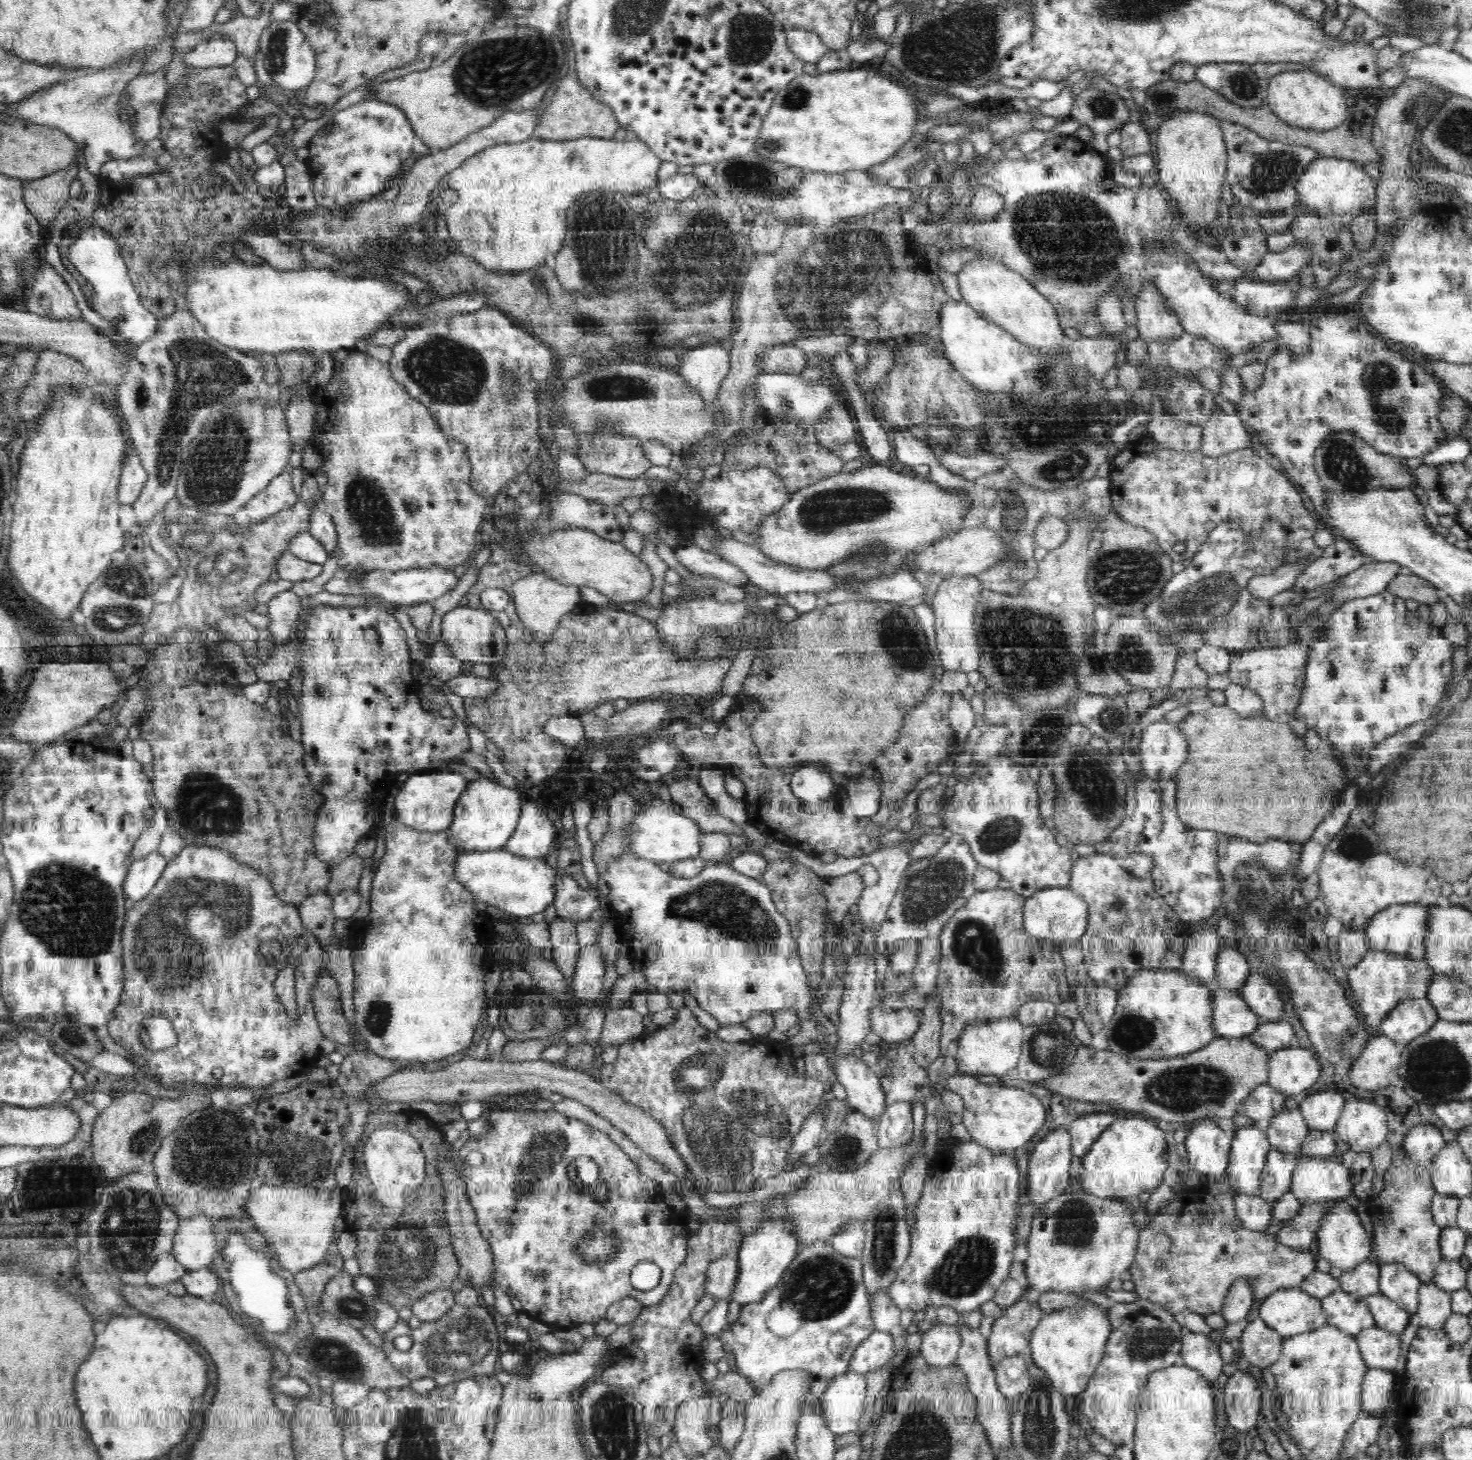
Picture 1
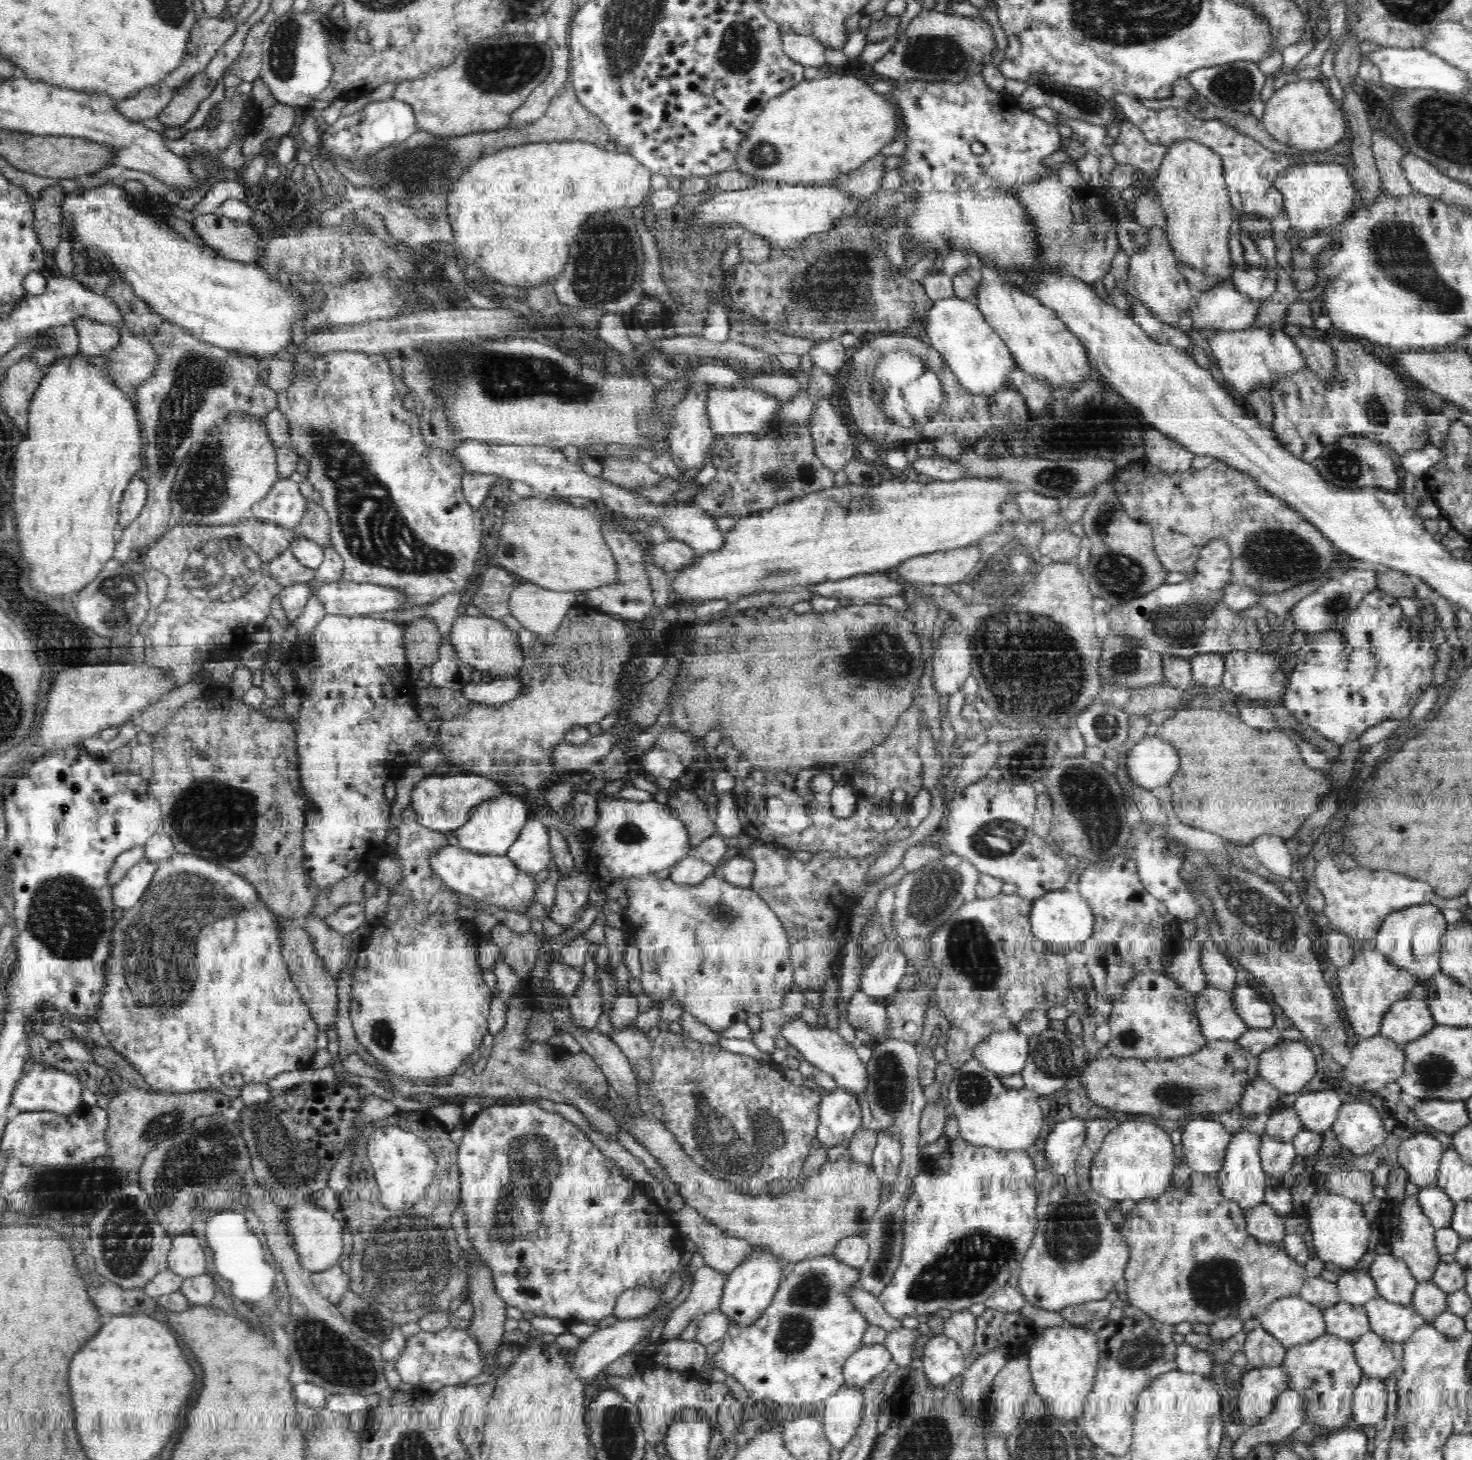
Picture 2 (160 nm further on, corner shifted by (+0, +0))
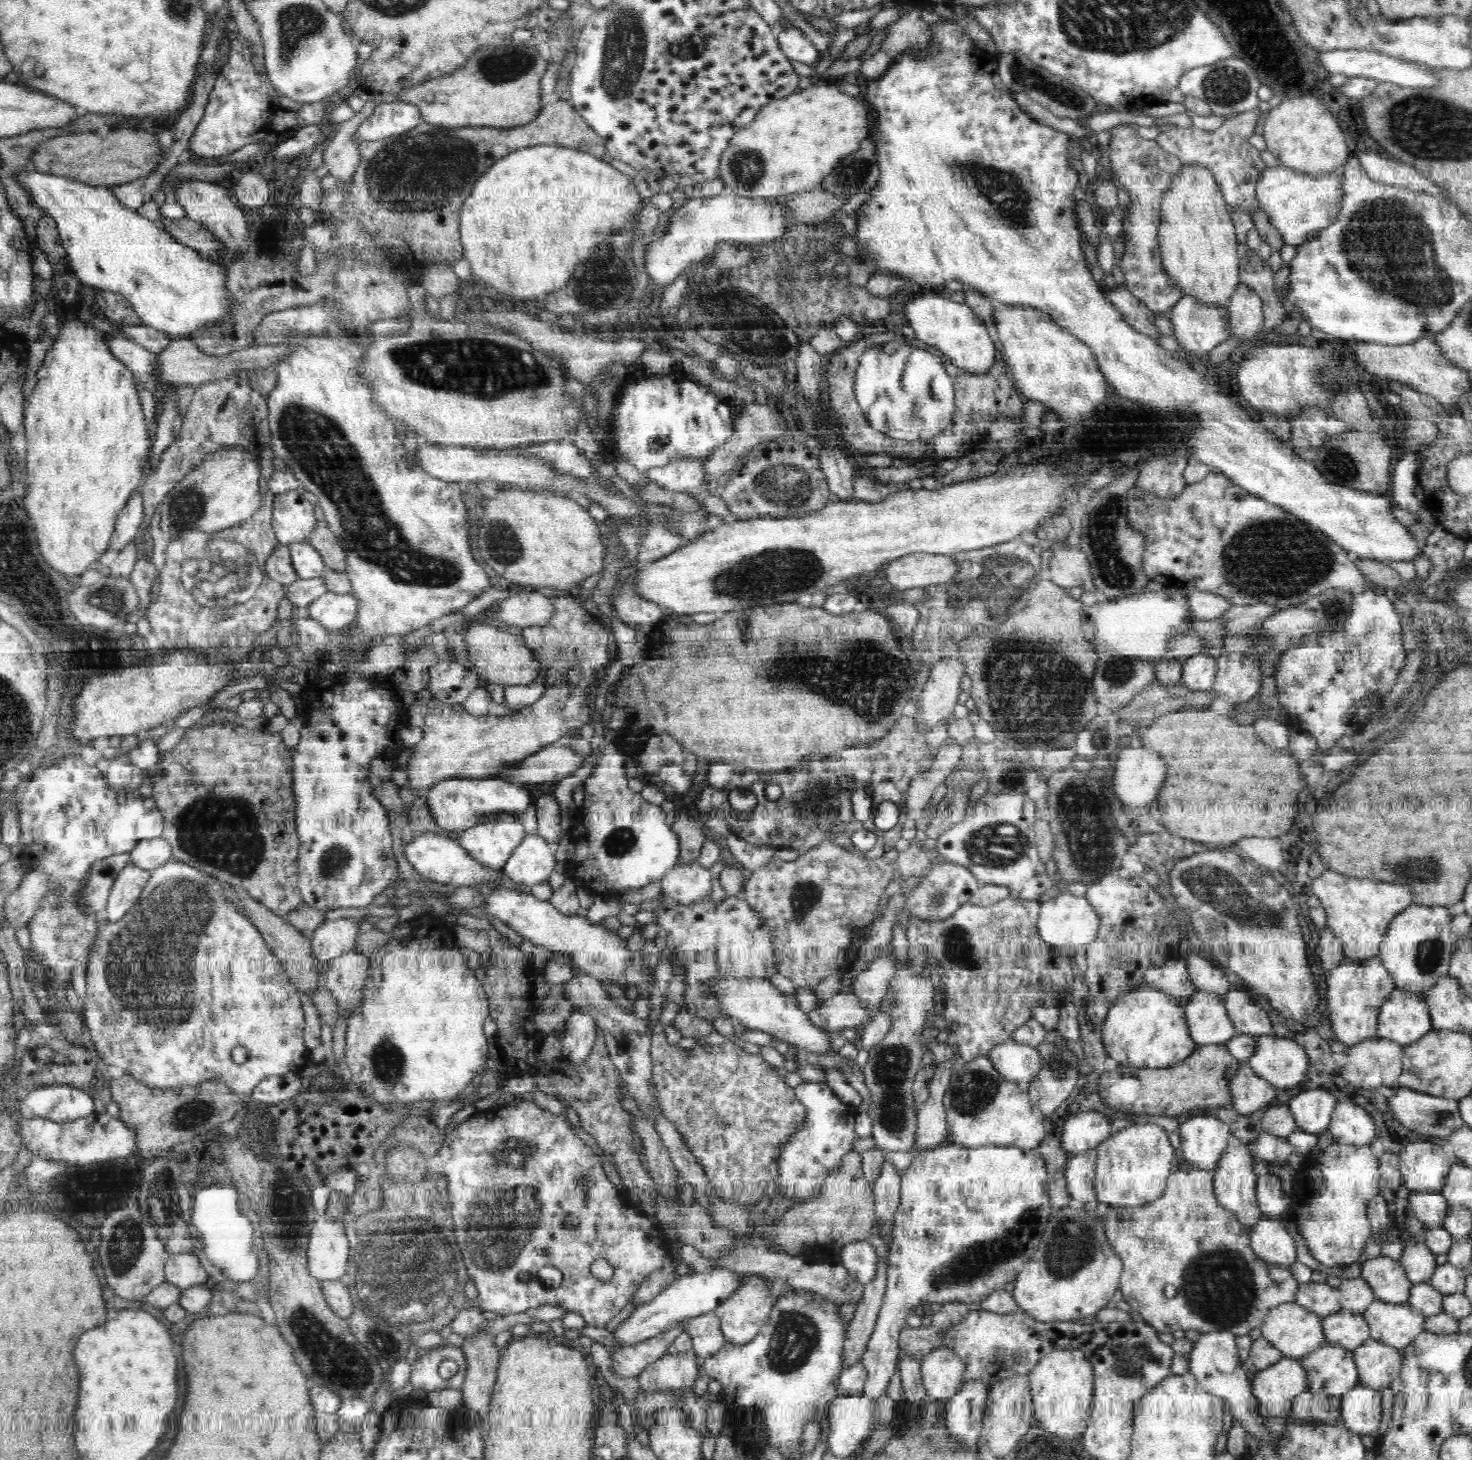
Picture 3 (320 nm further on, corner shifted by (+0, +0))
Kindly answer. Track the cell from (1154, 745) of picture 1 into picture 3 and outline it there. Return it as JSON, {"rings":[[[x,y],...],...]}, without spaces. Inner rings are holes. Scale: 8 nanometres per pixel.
{"rings":[[[1130,747],[1119,751],[1114,756],[1114,759],[1116,770],[1114,770],[1114,778],[1112,780],[1112,792],[1114,793],[1113,796],[1118,798],[1124,805],[1123,810],[1130,812],[1130,810],[1148,806],[1158,796],[1158,792],[1162,788],[1162,780],[1166,776],[1164,760],[1156,752],[1152,752],[1152,750]]]}

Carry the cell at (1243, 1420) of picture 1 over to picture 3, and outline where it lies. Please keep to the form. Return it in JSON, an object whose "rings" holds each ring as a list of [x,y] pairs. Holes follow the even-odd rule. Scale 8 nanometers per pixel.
{"rings":[[[1283,1357],[1256,1373],[1251,1392],[1258,1399],[1258,1412],[1266,1416],[1288,1417],[1294,1398],[1307,1391],[1306,1372],[1298,1359]]]}

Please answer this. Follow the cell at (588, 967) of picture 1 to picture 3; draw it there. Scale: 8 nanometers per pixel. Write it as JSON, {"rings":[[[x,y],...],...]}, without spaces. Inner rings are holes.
{"rings":[[[575,1007],[563,1029],[561,1058],[575,1066],[581,1066],[590,1058],[590,1052],[594,1048],[598,1036],[597,1023],[592,1015]]]}

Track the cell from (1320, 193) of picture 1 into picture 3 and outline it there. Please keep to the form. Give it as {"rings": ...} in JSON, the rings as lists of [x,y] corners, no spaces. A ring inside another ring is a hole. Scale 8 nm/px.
{"rings":[[[1285,166],[1266,167],[1256,184],[1257,199],[1262,212],[1265,212],[1270,222],[1282,235],[1284,245],[1297,247],[1310,240],[1327,226],[1336,220],[1341,202],[1343,201],[1344,189],[1339,175],[1326,171],[1322,175],[1314,175],[1308,171],[1292,170]]]}

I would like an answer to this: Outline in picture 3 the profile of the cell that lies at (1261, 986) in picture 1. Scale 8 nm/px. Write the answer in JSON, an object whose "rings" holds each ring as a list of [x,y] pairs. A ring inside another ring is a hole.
{"rings":[[[1245,989],[1245,992],[1240,990],[1229,990],[1224,996],[1226,1010],[1229,1011],[1230,1019],[1233,1020],[1233,1025],[1236,1034],[1252,1034],[1254,1036],[1268,1035],[1272,1030],[1272,1023],[1266,1010],[1260,1008],[1254,1001],[1254,997]]]}

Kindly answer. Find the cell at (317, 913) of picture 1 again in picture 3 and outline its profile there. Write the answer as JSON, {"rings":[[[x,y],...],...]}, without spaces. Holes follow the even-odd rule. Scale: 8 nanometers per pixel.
{"rings":[[[348,950],[326,964],[323,985],[336,998],[340,1012],[348,1014],[361,1003],[363,980],[366,979],[366,958],[368,956]]]}

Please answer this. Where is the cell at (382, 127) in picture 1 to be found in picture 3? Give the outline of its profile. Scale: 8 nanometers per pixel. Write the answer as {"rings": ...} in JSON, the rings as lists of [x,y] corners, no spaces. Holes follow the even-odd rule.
{"rings":[[[406,101],[382,102],[368,116],[368,120],[363,117],[356,136],[360,140],[380,141],[405,133],[423,123],[420,109],[416,105]]]}

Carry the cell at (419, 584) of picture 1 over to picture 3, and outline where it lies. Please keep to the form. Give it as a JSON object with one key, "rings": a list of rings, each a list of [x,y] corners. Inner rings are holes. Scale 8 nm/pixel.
{"rings":[[[350,591],[342,594],[326,592],[305,609],[312,620],[318,620],[326,630],[338,630],[358,618],[360,601]]]}

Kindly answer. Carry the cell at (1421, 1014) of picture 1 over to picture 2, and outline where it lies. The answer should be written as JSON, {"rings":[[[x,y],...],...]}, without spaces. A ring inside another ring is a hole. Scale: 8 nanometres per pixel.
{"rings":[[[1408,996],[1390,1006],[1382,1020],[1379,1034],[1403,1045],[1418,1040],[1435,1025],[1428,1003]]]}

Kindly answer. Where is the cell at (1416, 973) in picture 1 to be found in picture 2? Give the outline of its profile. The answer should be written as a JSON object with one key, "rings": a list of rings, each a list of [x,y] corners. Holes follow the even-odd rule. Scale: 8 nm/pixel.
{"rings":[[[1376,949],[1360,950],[1349,965],[1338,968],[1337,975],[1340,1002],[1346,1010],[1346,1019],[1360,1038],[1378,1035],[1390,1006],[1397,1000],[1408,997],[1414,986],[1422,984],[1405,967],[1391,963],[1385,954]]]}

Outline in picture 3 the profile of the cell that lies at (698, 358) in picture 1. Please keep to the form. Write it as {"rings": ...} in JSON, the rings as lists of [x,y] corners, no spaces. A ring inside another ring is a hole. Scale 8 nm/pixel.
{"rings":[[[678,458],[666,466],[652,468],[644,472],[644,476],[653,478],[654,482],[674,492],[696,492],[702,488],[704,482],[704,460],[699,458]]]}

